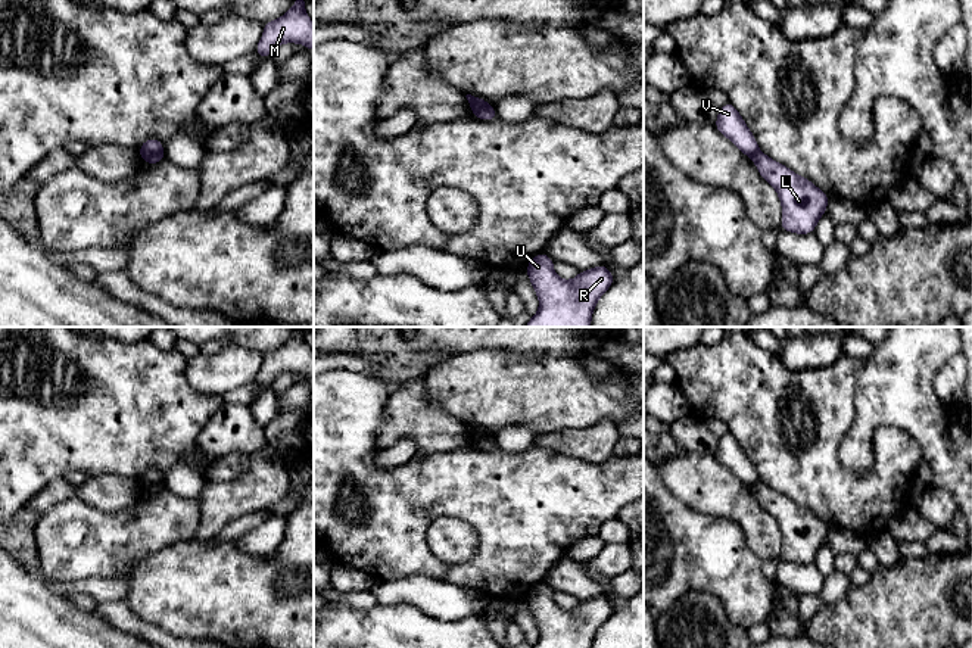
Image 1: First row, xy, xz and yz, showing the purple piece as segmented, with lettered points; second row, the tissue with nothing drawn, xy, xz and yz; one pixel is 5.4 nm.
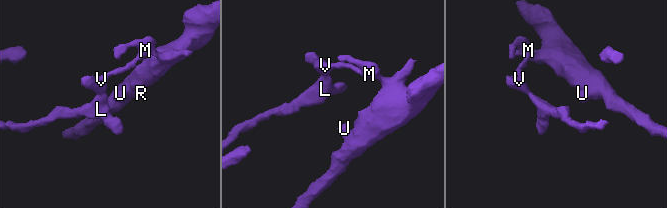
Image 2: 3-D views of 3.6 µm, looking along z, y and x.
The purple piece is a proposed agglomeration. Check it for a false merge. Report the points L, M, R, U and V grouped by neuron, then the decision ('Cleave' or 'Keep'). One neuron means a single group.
Groups: L / M R U V. Cleave

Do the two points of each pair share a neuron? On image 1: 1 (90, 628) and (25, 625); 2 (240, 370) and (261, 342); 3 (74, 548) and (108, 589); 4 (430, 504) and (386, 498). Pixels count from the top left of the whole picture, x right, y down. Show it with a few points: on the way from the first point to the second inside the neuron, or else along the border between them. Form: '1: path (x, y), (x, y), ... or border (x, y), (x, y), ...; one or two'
1: path (74, 628), (41, 628); one
2: border (233, 343), (255, 349), (262, 355); two
3: border (120, 576), (87, 578), (64, 583); two
4: path (420, 499), (396, 499); one

